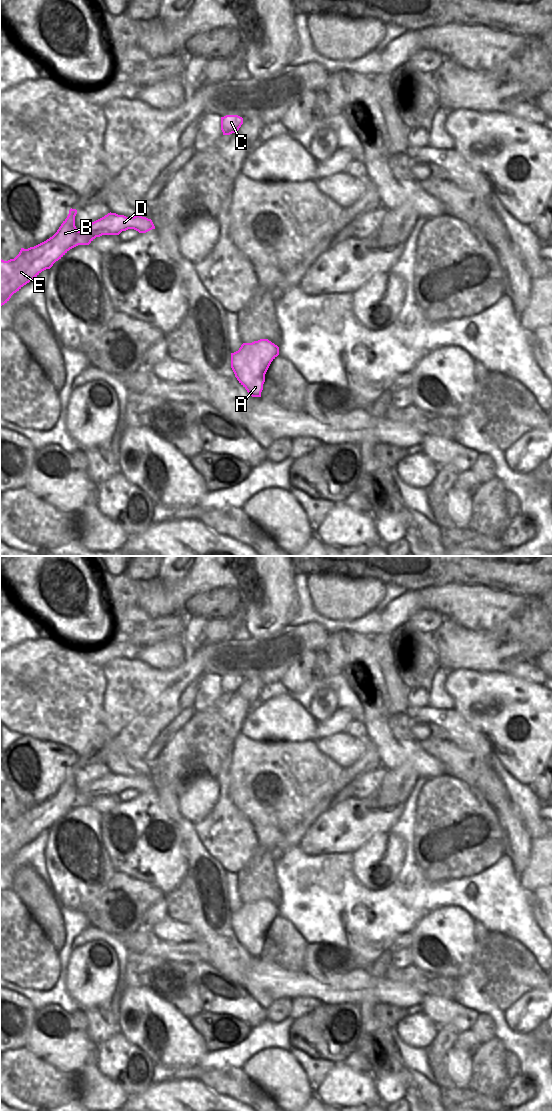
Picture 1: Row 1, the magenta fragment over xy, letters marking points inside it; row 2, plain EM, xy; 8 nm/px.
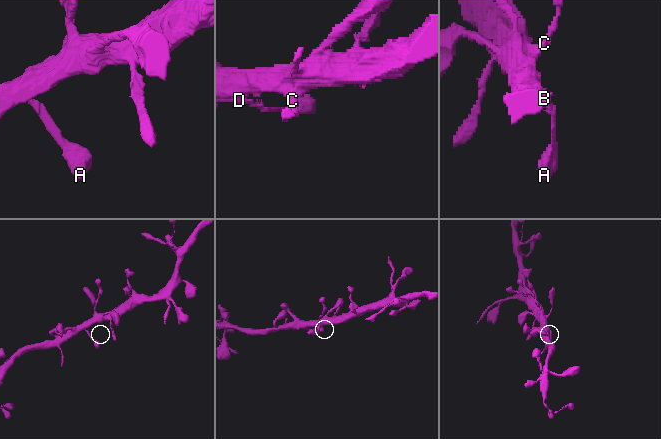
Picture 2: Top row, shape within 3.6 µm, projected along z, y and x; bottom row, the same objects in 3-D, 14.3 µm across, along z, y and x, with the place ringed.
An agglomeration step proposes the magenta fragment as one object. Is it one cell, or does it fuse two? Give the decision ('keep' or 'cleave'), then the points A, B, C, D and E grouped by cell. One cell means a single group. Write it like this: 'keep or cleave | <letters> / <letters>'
keep | A B C D E

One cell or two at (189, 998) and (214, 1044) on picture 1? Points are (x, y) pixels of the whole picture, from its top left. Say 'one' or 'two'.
two

